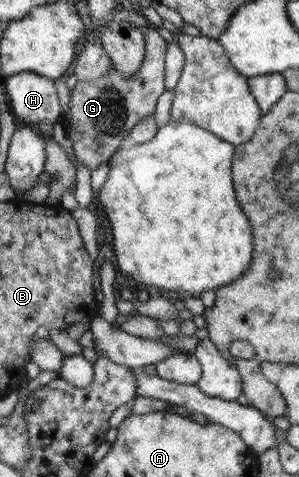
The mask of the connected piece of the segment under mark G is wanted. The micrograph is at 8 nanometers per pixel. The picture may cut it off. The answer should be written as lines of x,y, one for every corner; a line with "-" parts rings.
150,27
144,35
146,56
140,71
134,77
123,78
119,71
110,69
104,77
94,81
77,81
71,91
69,109
62,114
63,125
70,137
78,167
83,164
89,169
100,166
110,160
120,147
122,139
130,135
130,130
144,117
154,113
158,97
165,89
165,57
169,42
158,34
155,27

